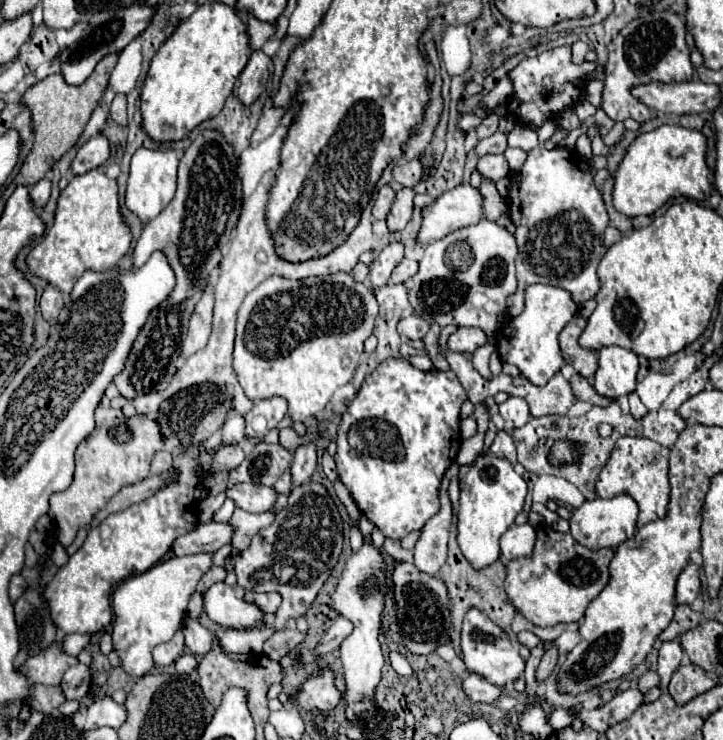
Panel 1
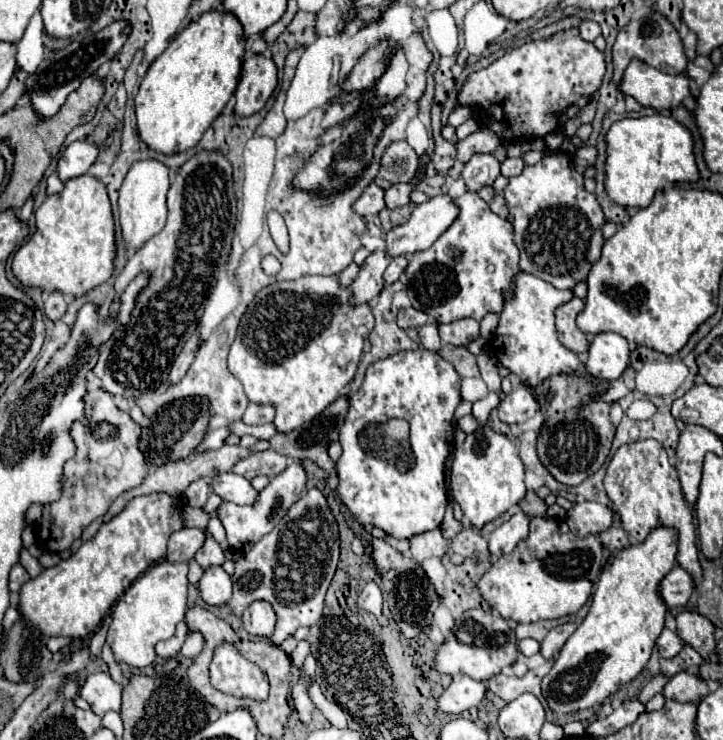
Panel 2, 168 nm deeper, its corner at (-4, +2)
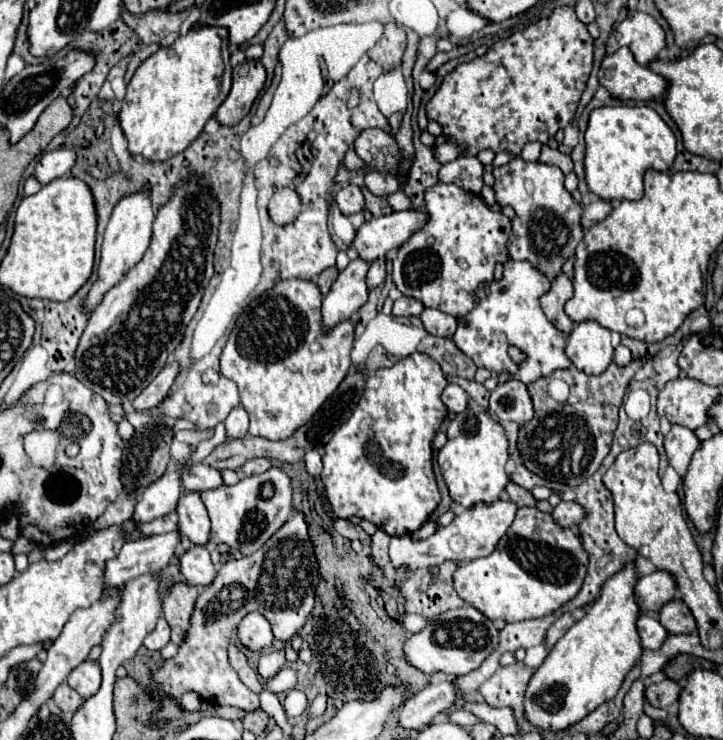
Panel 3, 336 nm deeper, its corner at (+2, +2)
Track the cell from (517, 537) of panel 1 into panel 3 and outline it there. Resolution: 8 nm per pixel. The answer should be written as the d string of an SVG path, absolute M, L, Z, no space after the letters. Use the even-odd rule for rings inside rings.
M495 500L493 504L475 504L471 508L465 508L461 514L455 514L449 526L439 528L433 536L427 540L411 540L409 536L393 536L389 544L389 558L395 568L409 566L411 570L417 570L421 566L435 566L443 564L445 560L453 562L467 562L481 556L489 556L495 550L495 544L499 538L507 532L507 528L515 520L517 506L511 500Z

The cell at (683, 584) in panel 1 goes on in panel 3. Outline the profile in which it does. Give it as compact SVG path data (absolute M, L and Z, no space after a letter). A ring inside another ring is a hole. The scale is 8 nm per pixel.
M657 570L649 576L641 576L635 584L635 600L641 608L645 610L659 610L663 604L673 600L675 592L675 580L669 572Z

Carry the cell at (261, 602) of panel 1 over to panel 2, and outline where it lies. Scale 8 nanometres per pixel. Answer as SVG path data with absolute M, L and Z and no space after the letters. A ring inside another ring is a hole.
M255 600L243 612L243 626L249 634L271 636L275 628L275 610L265 600Z

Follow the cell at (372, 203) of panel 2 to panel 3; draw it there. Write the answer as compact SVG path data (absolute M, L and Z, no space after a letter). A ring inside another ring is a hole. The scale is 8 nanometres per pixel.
M355 184L343 186L343 188L337 192L337 196L335 196L333 202L335 202L335 206L337 206L345 216L355 214L355 212L361 212L361 210L365 208L363 194L361 194L359 186L355 186Z

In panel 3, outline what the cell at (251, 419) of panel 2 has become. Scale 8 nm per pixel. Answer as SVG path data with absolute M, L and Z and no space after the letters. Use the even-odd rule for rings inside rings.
M237 406L229 412L229 416L225 418L223 424L225 424L225 430L227 430L227 440L243 438L249 430L249 416L247 416L243 406Z

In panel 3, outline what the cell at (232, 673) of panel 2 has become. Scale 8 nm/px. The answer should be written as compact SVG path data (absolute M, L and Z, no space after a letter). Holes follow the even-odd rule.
M293 512L287 524L283 524L283 528L279 528L279 532L275 532L259 552L239 560L229 560L221 566L215 580L201 590L195 602L189 630L185 640L179 644L177 656L165 660L155 670L151 668L151 680L171 698L179 698L183 692L191 690L211 704L237 706L247 712L257 710L259 696L239 680L227 660L231 634L245 614L261 612L269 620L275 638L287 642L311 614L317 584L319 564L313 554L307 524L303 514Z

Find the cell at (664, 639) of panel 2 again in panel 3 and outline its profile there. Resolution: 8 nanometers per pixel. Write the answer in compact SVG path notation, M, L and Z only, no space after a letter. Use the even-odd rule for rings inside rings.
M641 614L637 618L637 632L641 638L641 646L649 650L659 648L659 644L663 644L663 640L667 638L667 630L661 626L661 622L647 614Z

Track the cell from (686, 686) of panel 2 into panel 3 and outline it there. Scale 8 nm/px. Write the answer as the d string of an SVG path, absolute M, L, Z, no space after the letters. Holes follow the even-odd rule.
M665 678L661 682L655 682L655 684L649 684L645 688L645 700L655 706L655 708L667 708L669 704L675 704L677 698L679 698L679 684Z

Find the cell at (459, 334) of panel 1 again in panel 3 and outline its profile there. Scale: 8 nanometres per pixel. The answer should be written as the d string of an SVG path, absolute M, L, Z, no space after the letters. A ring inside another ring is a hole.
M425 308L421 312L421 322L429 334L441 336L441 338L451 338L455 334L455 328L457 328L455 316L445 314L441 310L435 310L435 308Z

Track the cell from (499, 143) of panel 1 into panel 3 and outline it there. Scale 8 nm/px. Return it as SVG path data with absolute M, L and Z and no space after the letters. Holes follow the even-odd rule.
M441 144L441 146L435 146L433 148L433 154L435 154L435 160L441 162L441 164L447 164L451 160L455 160L457 156L461 156L459 148L455 148L455 144Z

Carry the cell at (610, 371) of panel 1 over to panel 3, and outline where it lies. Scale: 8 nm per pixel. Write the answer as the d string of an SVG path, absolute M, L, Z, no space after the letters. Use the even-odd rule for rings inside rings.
M583 320L573 326L567 336L565 354L569 360L587 374L599 374L613 360L611 330L595 320Z

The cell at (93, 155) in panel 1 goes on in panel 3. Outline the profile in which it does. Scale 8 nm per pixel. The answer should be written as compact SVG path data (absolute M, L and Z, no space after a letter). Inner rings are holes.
M57 148L43 154L35 166L35 180L41 184L49 184L55 178L69 174L75 164L75 152L67 148Z

